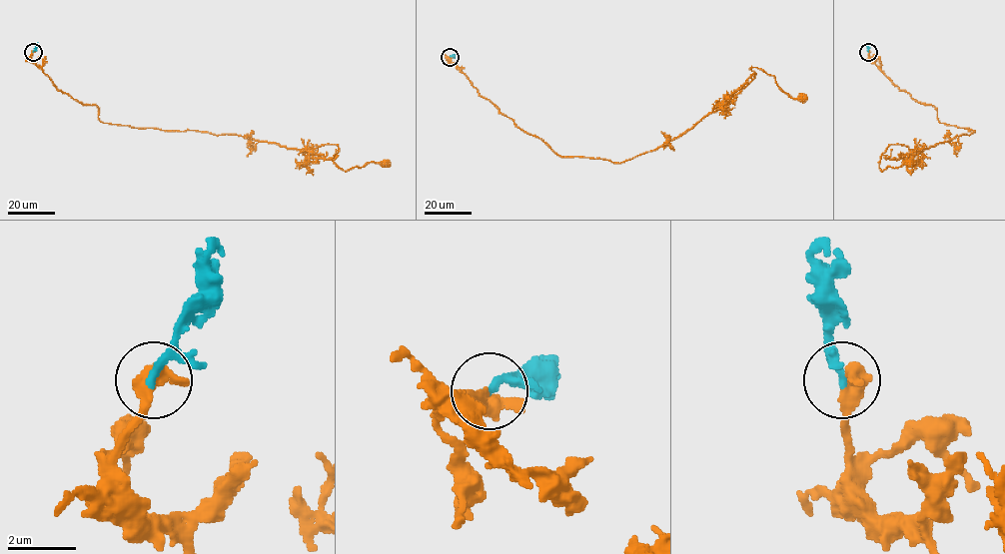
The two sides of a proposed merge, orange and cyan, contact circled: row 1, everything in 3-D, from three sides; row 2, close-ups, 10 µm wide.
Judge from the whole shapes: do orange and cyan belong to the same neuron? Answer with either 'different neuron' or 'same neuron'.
same neuron

